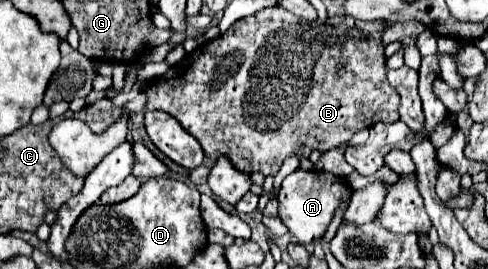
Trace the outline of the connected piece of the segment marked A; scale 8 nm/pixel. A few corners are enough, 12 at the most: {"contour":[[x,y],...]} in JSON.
{"contour":[[297,169],[281,183],[279,219],[301,245],[327,231],[353,189]]}

